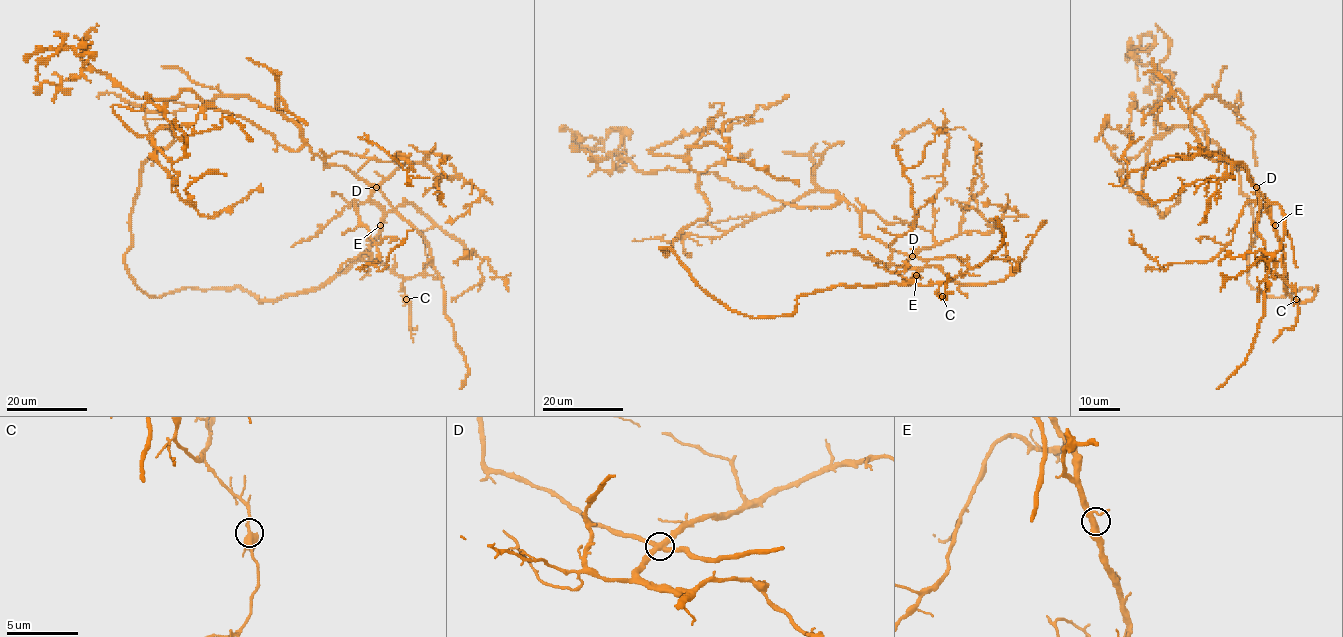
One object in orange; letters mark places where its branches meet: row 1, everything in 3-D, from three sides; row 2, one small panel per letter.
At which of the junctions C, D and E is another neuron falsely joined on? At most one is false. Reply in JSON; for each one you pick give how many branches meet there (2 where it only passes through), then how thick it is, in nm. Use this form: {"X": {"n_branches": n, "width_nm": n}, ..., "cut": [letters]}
{"D": {"n_branches": 4, "width_nm": 420}, "cut": ["D"]}

